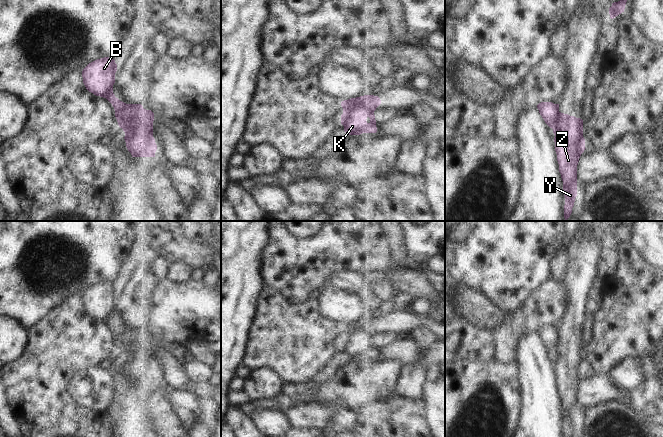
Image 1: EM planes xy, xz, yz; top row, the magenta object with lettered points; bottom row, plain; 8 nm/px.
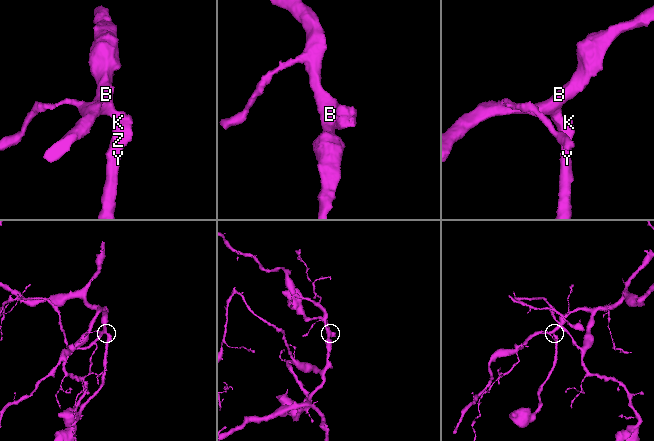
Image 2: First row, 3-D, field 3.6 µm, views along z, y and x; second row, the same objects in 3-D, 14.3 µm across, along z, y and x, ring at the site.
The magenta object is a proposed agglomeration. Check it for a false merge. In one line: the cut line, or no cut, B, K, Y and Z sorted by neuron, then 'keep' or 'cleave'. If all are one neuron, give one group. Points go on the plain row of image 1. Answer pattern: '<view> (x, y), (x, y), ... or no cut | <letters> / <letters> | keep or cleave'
xz (376, 330), (355, 329), (343, 336) | B / K Y Z | cleave

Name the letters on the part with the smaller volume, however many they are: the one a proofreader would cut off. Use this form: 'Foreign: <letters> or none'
Foreign: K, Y, Z

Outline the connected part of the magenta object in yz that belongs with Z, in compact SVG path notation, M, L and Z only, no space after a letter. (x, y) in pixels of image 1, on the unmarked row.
M559 337L553 350L555 375L565 420L564 437L572 437L577 420L577 389L584 376L583 344Z

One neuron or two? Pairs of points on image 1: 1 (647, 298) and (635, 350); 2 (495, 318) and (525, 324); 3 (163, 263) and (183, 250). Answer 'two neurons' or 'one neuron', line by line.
1: one neuron
2: two neurons
3: two neurons

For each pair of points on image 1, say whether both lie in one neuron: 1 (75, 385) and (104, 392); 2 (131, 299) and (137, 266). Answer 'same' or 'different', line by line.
1: same
2: same

